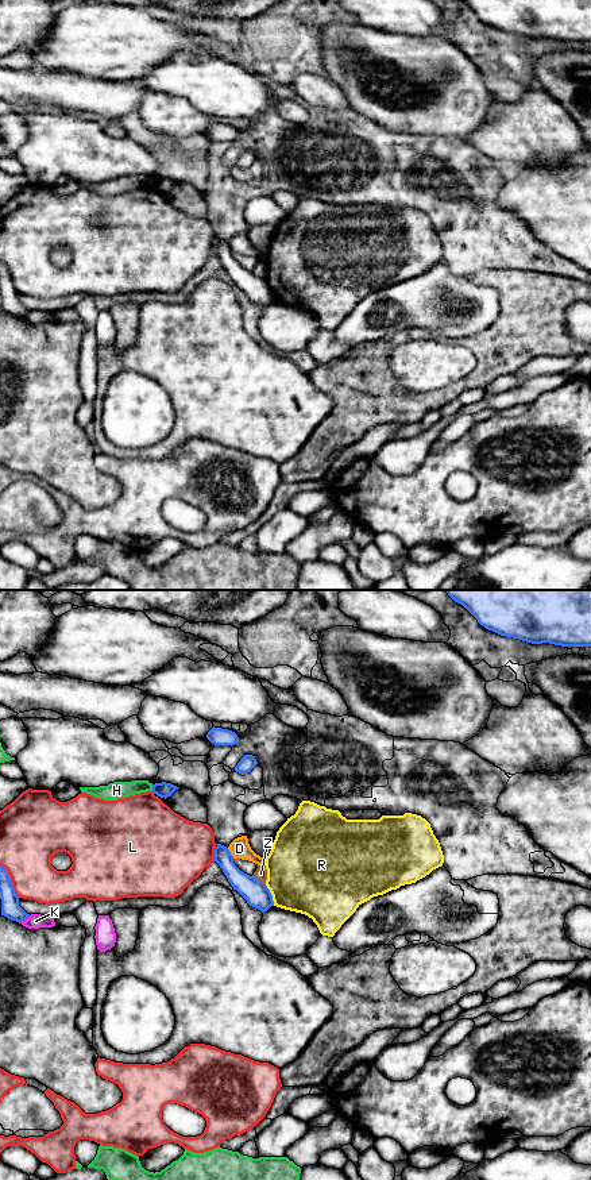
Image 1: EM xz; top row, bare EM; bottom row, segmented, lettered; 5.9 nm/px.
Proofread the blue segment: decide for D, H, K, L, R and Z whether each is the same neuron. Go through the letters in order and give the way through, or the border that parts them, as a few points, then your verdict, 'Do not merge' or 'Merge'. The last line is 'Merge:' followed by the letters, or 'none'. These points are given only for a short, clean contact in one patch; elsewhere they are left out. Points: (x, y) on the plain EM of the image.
D: Do not merge
H: Do not merge
K: Do not merge
L: Do not merge
R: Do not merge
Z: Boundary: xz (252, 270), (265, 278). Do not merge
Merge: none

